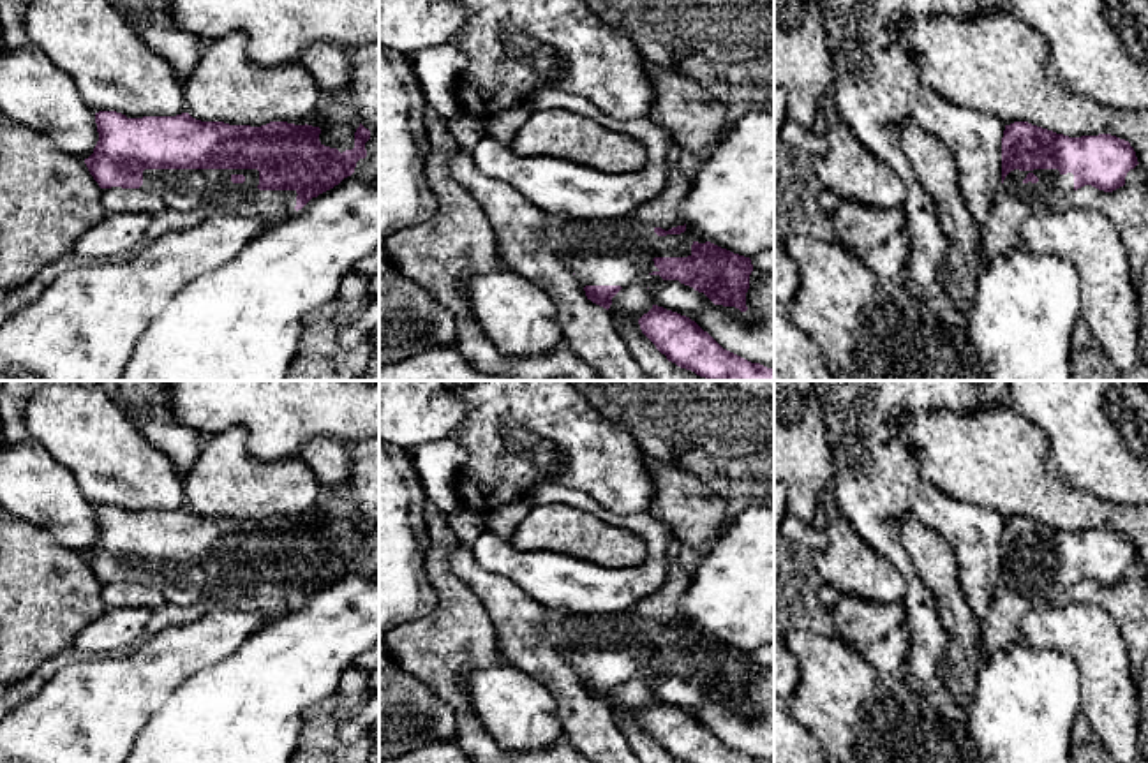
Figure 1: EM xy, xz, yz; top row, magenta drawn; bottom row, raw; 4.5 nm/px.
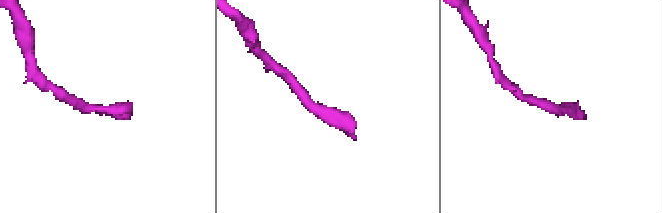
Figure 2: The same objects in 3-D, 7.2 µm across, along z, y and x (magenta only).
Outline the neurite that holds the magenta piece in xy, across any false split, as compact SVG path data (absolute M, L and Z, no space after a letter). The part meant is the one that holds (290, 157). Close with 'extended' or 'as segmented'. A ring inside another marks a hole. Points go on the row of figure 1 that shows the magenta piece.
M116 111L95 113L99 141L85 164L101 189L141 189L155 194L168 208L187 211L198 206L236 210L245 203L272 201L289 210L302 210L312 197L333 189L354 173L356 162L367 157L370 130L354 118L330 122L321 113L298 120L270 122L261 127L201 122L189 113L176 116L127 118Z | extended

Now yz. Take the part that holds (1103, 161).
M1014 122L1005 125L1002 137L1002 189L1026 204L1047 210L1060 210L1085 185L1104 192L1123 187L1127 173L1137 164L1130 143L1111 134L1069 137L1028 122Z | extended

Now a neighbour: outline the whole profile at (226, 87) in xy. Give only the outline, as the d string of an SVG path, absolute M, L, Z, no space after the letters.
M236 30L205 44L198 65L183 83L185 113L201 122L224 122L229 125L261 127L270 122L294 123L316 113L321 86L302 63L287 63L275 69L256 65L247 56L247 33Z

